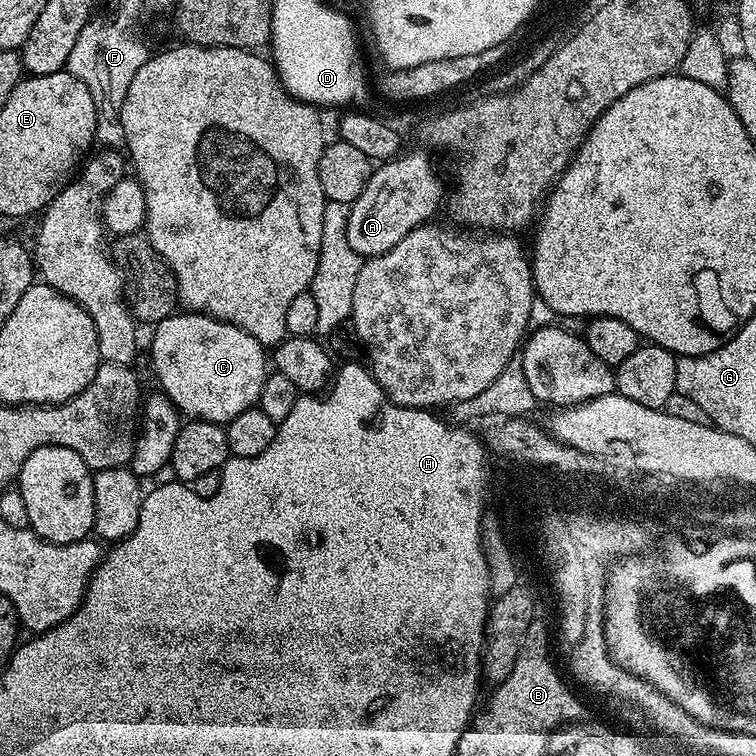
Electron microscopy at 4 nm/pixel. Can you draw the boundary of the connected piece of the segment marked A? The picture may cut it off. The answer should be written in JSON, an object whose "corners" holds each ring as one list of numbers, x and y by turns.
{"corners":[[412,152,409,156,397,155,391,160,385,160,379,166,373,167,370,182,366,182,366,190,358,194,358,198,348,208,346,222,346,238,350,242,350,250,354,250,362,258,386,254,390,246,398,246,410,230,419,224,427,224,433,219,436,207,441,207,446,196,446,184,432,173,432,160,424,152]]}

